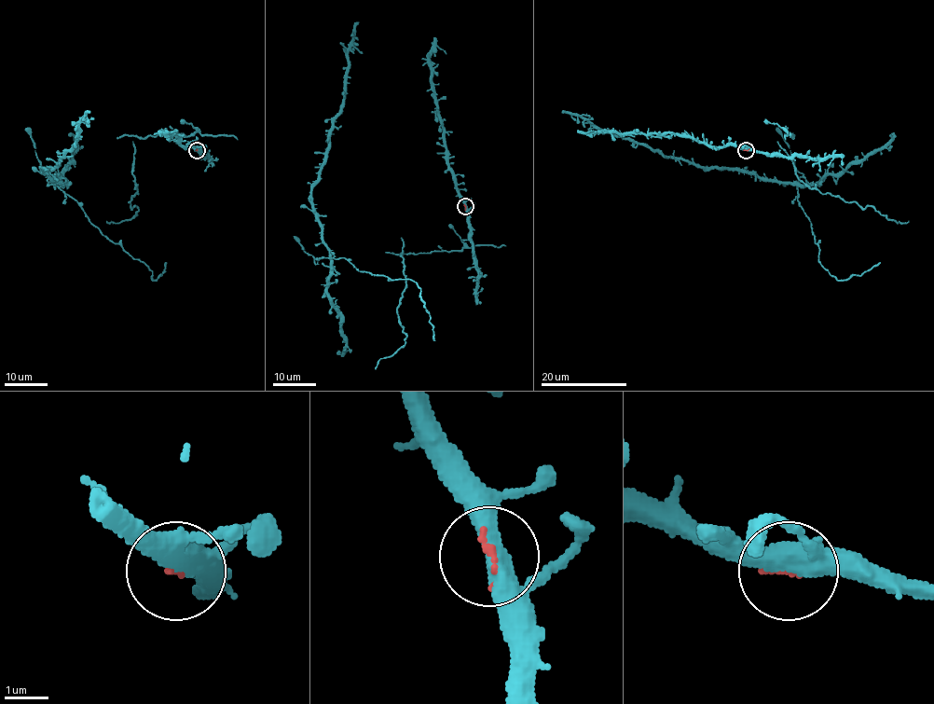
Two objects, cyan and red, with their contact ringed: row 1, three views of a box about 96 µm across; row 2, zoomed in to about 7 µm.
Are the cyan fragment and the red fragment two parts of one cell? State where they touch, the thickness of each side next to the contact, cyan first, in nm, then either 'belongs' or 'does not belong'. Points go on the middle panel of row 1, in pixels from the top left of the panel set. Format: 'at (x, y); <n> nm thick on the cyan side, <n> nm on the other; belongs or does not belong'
at (465, 206); 480 nm thick on the cyan side, 100 nm on the other; belongs

